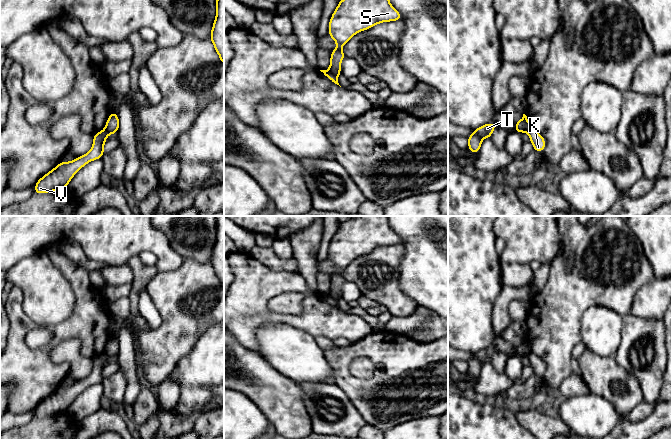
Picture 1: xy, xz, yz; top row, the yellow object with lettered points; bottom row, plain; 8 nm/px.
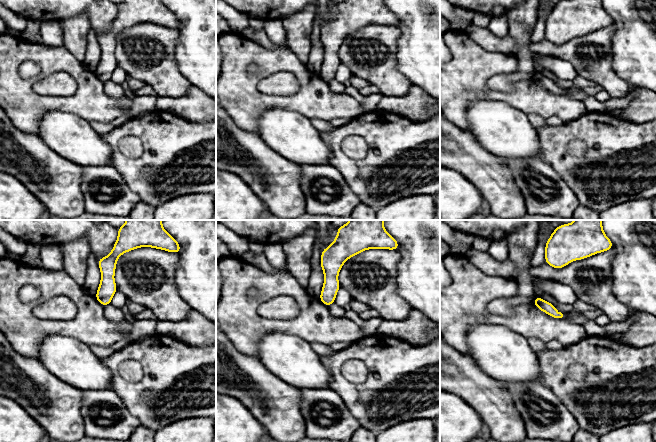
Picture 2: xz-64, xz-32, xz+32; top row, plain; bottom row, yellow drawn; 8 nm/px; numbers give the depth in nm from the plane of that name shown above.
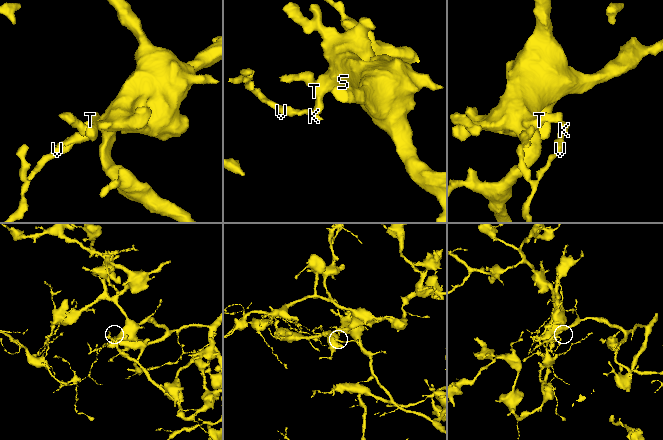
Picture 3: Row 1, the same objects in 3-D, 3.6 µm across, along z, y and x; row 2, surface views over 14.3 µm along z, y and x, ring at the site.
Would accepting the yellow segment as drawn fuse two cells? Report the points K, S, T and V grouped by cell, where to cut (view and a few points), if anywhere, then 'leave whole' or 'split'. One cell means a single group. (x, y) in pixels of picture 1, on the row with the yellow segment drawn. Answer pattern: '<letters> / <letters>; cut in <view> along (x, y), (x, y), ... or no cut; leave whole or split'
K V / S T; cut in xz along (327, 70), (336, 76); split

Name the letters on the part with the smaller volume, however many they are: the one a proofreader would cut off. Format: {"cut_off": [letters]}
{"cut_off": ["K", "V"]}

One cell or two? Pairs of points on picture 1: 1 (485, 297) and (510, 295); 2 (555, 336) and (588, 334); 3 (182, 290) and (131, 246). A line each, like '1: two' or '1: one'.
1: two
2: two
3: two

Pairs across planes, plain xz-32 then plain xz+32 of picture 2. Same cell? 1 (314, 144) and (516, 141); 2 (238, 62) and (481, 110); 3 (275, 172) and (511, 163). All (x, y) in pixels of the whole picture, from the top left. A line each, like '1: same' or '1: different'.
1: same
2: different
3: different

